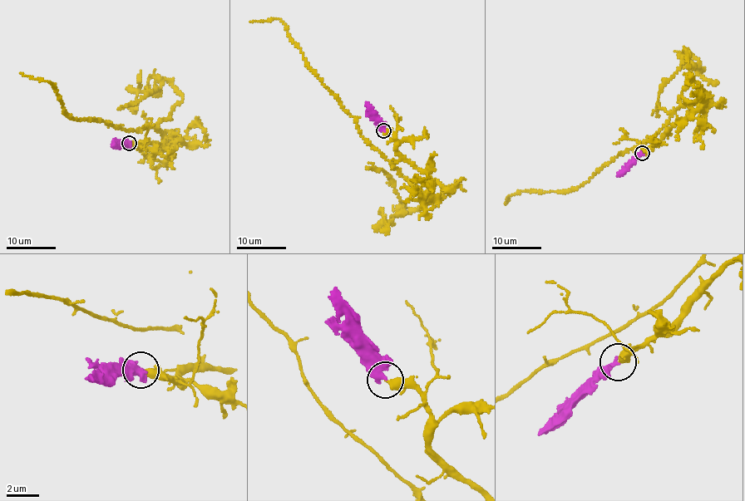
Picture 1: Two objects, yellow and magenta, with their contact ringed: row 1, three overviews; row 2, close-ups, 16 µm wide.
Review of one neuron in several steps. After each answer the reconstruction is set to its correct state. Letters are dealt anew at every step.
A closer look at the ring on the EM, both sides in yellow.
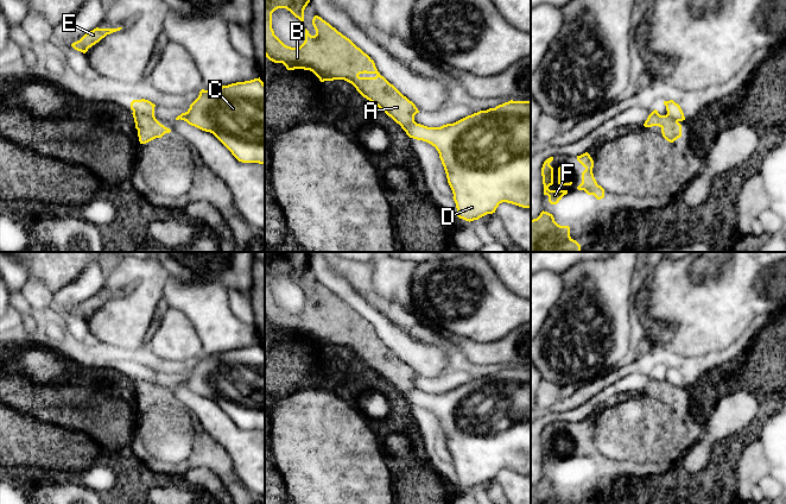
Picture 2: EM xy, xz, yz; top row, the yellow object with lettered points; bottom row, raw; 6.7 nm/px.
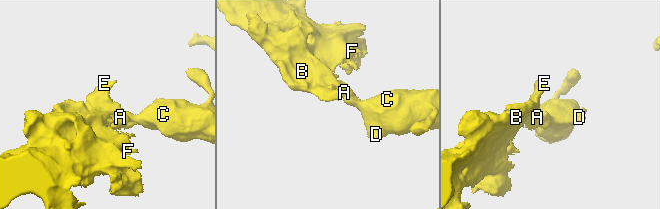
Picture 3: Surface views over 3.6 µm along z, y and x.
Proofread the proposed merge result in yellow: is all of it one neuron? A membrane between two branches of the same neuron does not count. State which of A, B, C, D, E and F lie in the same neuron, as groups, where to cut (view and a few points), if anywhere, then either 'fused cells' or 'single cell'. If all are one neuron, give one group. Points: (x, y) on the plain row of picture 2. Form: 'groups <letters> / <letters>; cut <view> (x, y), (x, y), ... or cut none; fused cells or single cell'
groups A B E F / C D; cut xy (133, 378), (149, 380), (154, 384); fused cells

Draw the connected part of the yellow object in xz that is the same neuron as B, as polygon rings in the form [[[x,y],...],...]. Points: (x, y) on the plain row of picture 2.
[[[265,252],[265,322],[274,329],[283,329],[287,336],[310,336],[321,348],[344,346],[400,392],[414,390],[414,382],[419,379],[416,371],[380,341],[374,327],[367,320],[321,283],[315,282],[312,285],[316,301],[311,302],[305,295],[305,307],[299,314],[285,311],[274,301],[272,279],[275,276],[286,275],[304,290],[304,276],[309,269],[308,252]]]

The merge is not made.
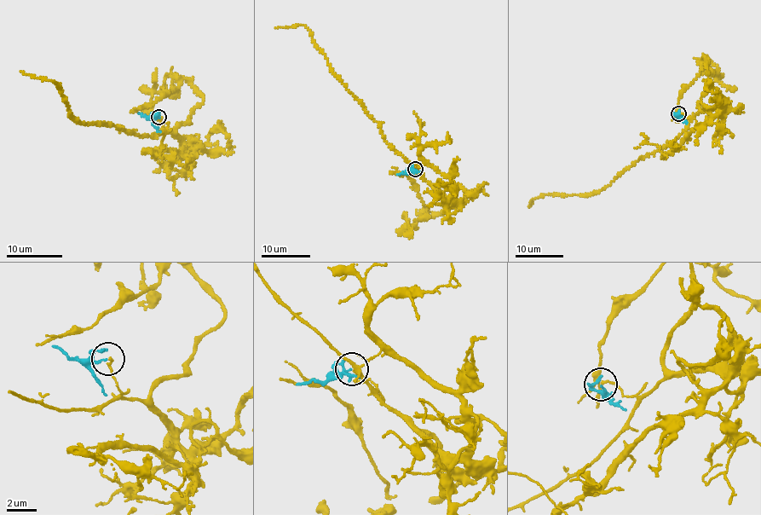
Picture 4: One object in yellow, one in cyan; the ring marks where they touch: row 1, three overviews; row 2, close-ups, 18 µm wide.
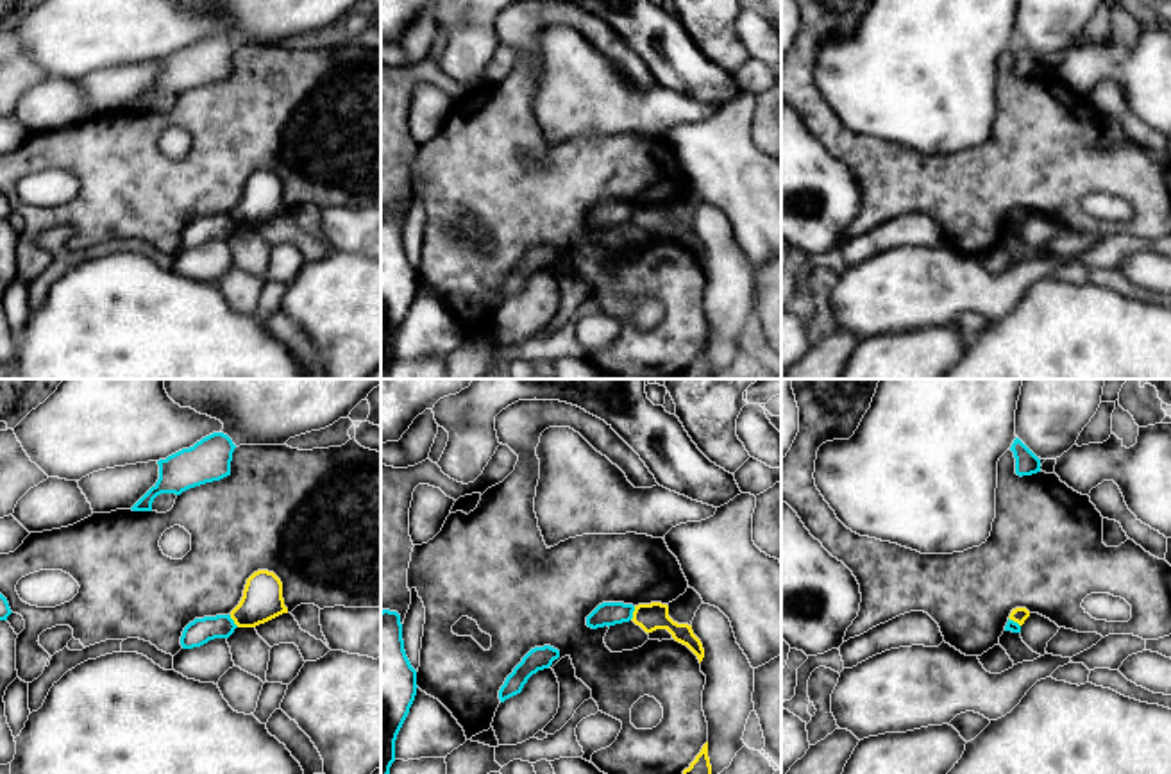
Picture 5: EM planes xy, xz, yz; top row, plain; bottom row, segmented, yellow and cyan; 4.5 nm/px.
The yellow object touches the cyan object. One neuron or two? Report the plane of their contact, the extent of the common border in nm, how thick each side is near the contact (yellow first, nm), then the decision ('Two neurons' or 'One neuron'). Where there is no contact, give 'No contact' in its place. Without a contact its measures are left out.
Touches yellow in xz. Shared border 70 nm. Thickness 120 nm (yellow) against 110 nm. Two neurons

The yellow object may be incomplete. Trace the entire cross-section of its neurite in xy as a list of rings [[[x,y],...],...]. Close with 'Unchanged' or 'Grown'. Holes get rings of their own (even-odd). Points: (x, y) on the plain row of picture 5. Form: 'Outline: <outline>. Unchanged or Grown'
Outline: [[[268,170],[254,172],[245,184],[240,204],[231,211],[238,227],[256,227],[288,213],[281,179]]]. Unchanged

